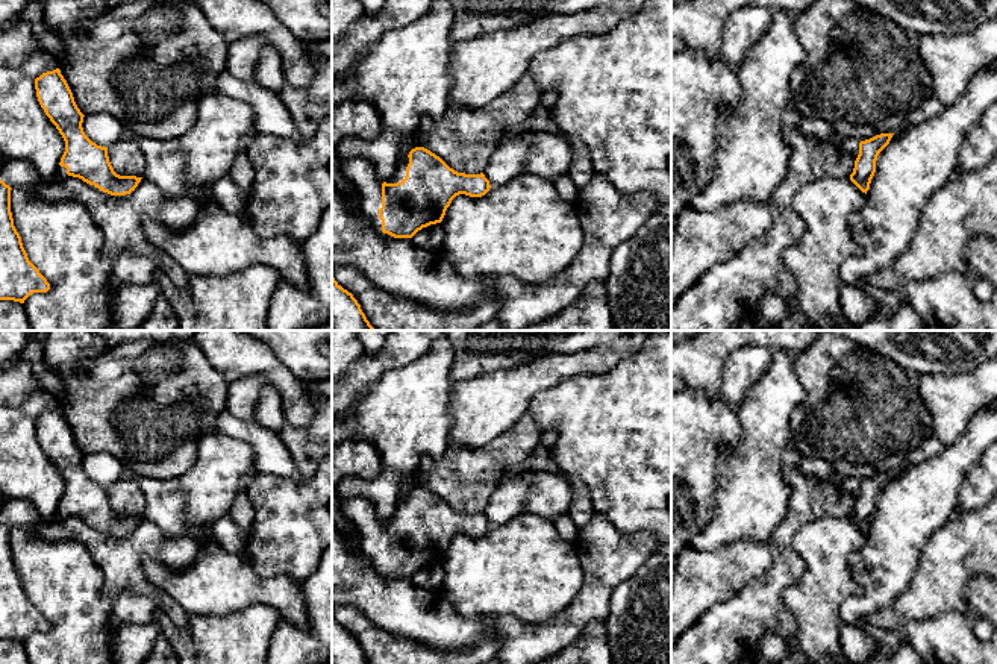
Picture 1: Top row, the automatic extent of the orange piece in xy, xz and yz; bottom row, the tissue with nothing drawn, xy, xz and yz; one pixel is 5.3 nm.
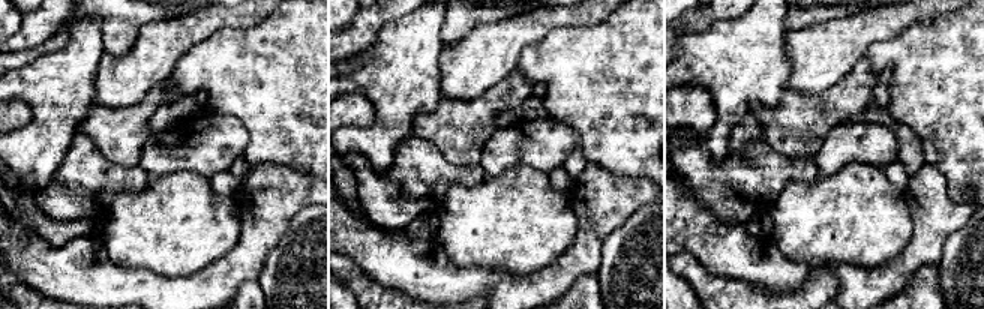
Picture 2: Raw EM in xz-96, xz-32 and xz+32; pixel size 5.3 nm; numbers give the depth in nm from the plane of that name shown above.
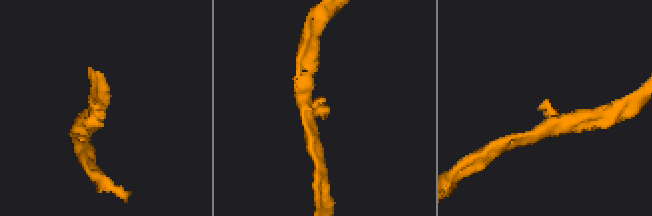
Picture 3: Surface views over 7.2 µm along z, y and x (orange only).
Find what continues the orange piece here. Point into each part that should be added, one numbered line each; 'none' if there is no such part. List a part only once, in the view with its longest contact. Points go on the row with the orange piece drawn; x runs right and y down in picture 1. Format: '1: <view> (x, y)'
1: xz (361, 173)

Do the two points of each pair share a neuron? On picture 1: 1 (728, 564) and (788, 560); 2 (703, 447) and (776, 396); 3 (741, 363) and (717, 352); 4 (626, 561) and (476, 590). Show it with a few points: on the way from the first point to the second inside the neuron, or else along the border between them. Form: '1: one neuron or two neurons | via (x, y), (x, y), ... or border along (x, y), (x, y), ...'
1: two neurons | border along (770, 541), (773, 551), (771, 564), (746, 585)
2: two neurons | border along (737, 411), (740, 437), (720, 454)
3: two neurons | border along (741, 346), (728, 357), (717, 391)
4: two neurons | border along (575, 543), (582, 570), (582, 587), (568, 604)

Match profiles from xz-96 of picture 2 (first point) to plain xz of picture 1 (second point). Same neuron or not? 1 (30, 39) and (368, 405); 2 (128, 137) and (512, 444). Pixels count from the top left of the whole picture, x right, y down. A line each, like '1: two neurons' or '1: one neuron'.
1: two neurons
2: one neuron

